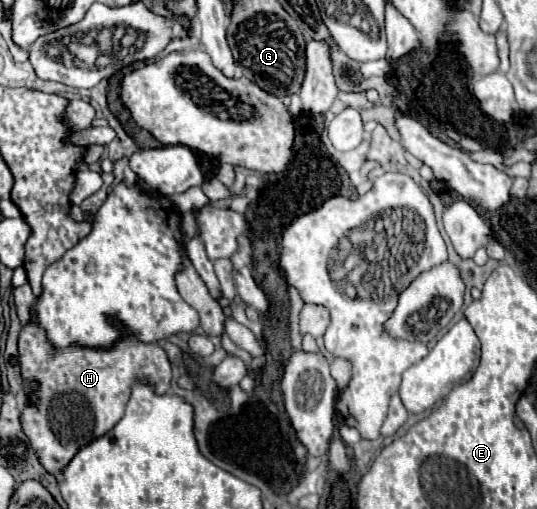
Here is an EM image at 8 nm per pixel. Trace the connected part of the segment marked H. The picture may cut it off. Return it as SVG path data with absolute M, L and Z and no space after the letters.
M37 322L25 324L19 334L21 376L39 382L39 404L31 406L27 402L21 412L23 430L39 462L55 476L69 464L79 446L103 436L117 424L123 416L135 378L145 376L159 394L169 390L173 370L167 352L157 342L143 342L135 334L129 334L121 322L117 324L117 330L125 332L125 336L109 350L75 344L55 348L47 338L45 328Z

